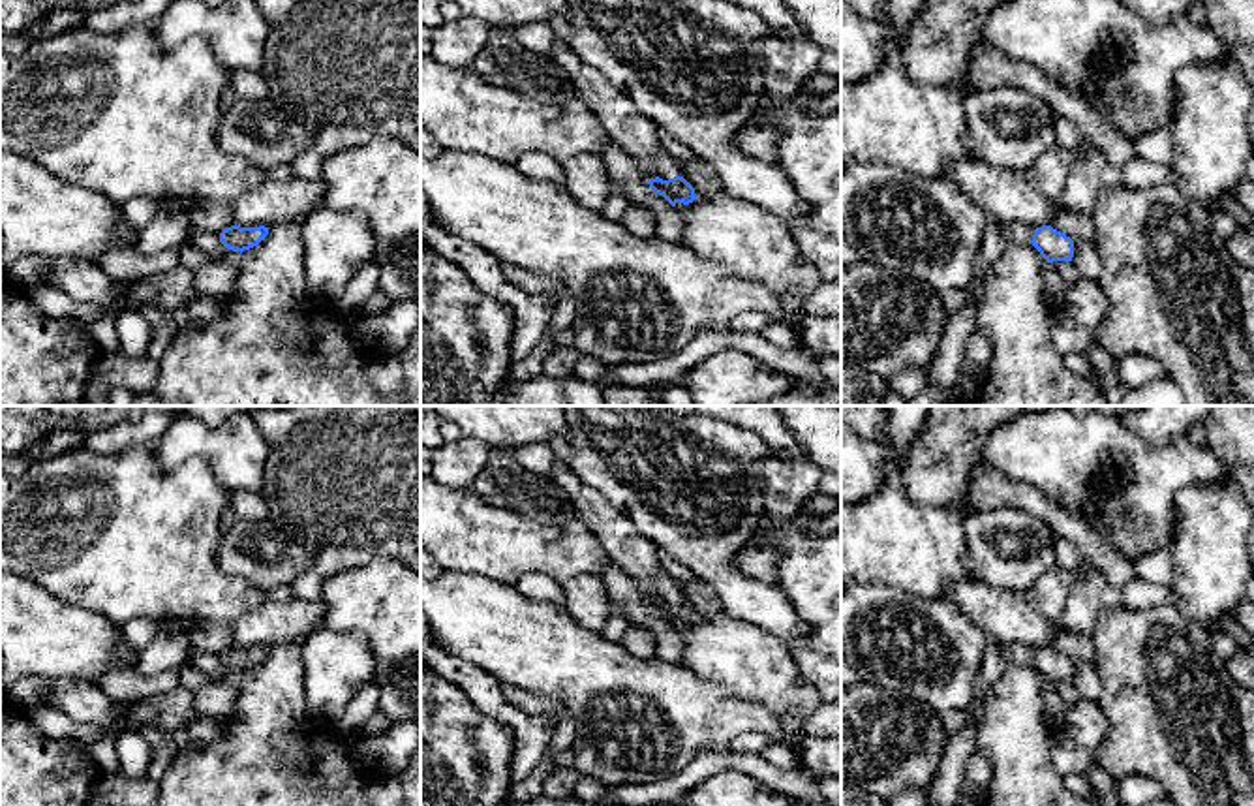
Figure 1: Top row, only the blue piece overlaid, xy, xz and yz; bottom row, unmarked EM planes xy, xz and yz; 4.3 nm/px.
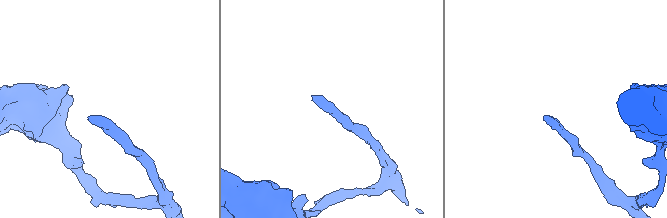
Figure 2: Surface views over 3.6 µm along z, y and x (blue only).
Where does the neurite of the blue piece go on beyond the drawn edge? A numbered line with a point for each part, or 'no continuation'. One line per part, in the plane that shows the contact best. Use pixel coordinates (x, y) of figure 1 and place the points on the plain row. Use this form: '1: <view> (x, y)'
1: xz (624, 543)

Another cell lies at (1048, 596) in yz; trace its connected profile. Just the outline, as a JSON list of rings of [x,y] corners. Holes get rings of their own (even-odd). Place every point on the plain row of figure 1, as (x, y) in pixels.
[[[1087,558],[1079,562],[1076,571],[1055,566],[1025,590],[1025,596],[1038,616],[1061,624],[1070,590],[1093,571],[1096,567]]]

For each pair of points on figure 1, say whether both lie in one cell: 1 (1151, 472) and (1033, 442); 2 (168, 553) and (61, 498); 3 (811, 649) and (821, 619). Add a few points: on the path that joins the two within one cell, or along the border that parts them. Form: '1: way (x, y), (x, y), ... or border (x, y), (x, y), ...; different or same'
1: way (1123, 448), (1112, 444), (1063, 444); same
2: way (141, 542), (92, 530), (87, 525); same
3: way (819, 641), (821, 626); same

